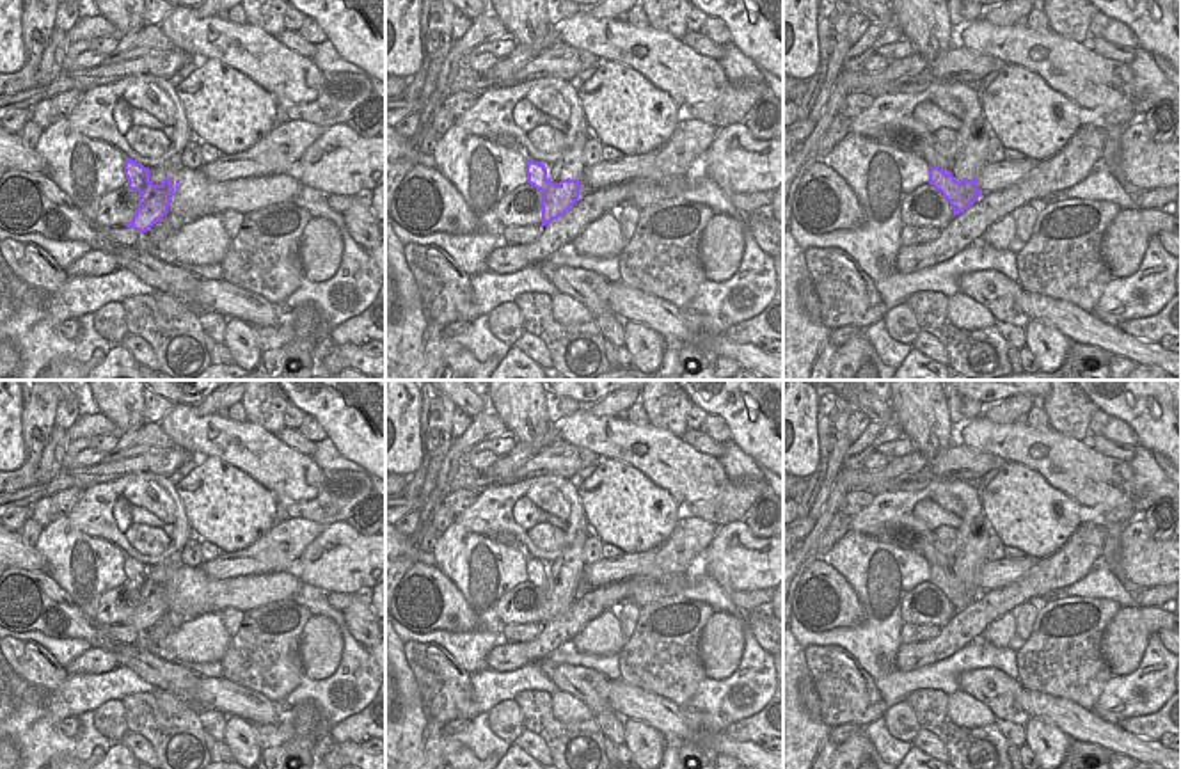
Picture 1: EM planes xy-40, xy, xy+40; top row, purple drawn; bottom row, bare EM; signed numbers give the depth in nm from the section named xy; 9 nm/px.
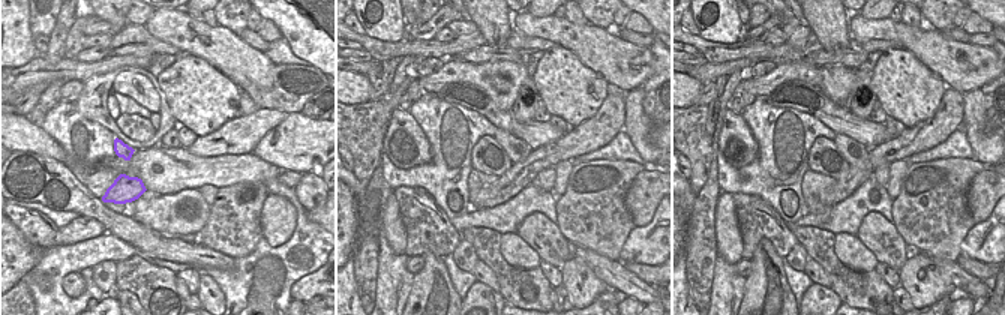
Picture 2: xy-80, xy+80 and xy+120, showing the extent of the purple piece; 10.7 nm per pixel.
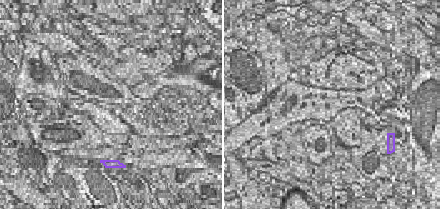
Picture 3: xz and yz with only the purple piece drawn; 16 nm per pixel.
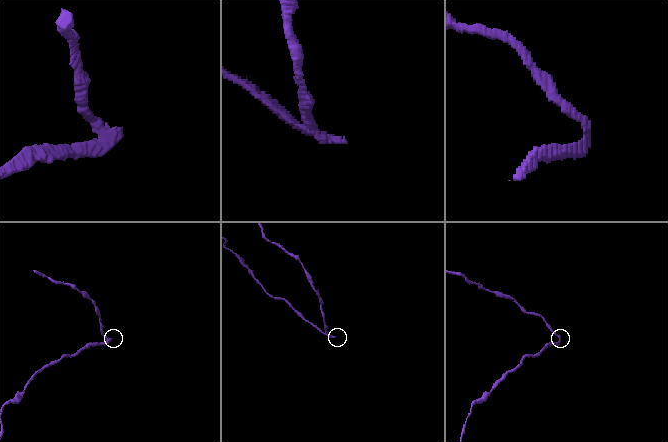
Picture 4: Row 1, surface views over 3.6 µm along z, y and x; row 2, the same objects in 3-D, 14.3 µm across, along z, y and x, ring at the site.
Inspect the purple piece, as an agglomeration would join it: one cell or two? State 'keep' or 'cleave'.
cleave

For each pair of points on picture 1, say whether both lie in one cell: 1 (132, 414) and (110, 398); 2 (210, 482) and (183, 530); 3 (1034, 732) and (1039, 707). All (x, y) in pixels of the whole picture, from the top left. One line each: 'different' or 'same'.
1: same
2: different
3: different

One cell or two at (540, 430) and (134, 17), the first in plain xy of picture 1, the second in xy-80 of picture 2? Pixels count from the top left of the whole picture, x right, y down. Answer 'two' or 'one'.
two

